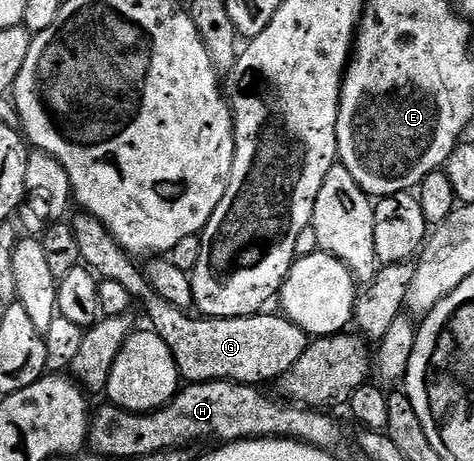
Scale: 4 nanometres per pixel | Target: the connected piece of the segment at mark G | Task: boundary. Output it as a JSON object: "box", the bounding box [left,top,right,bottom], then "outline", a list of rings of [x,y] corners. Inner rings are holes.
{"box":[71,213,310,387],"outline":[[[79,213],[71,221],[79,245],[81,261],[102,280],[119,283],[143,303],[152,332],[169,347],[177,363],[180,378],[188,384],[207,381],[235,381],[256,387],[274,382],[284,375],[310,344],[309,335],[286,316],[270,313],[245,317],[204,318],[191,316],[173,307],[152,288],[146,274],[135,265],[136,260],[116,243],[108,229],[91,214]]]}

